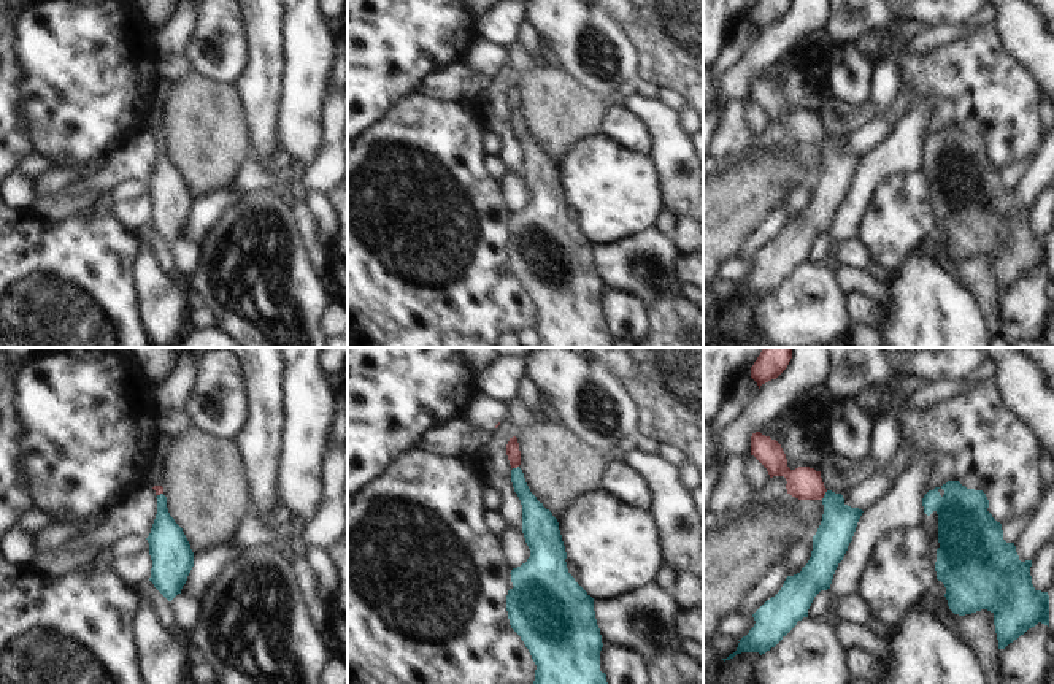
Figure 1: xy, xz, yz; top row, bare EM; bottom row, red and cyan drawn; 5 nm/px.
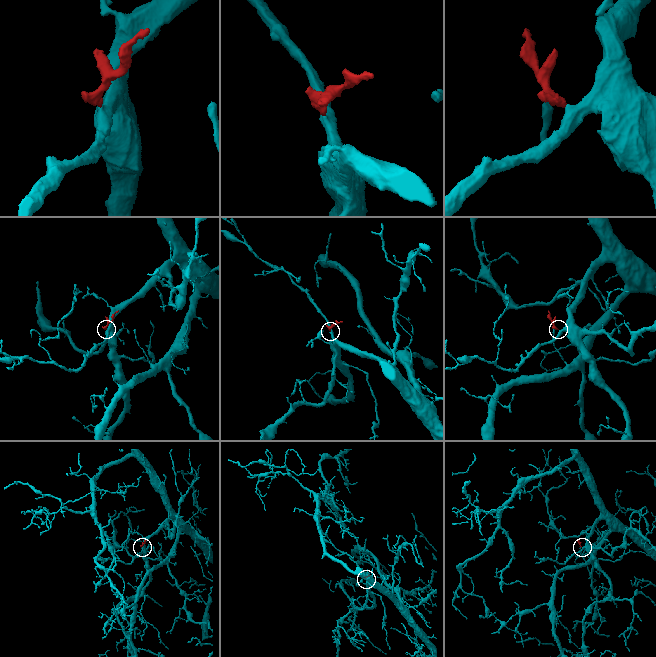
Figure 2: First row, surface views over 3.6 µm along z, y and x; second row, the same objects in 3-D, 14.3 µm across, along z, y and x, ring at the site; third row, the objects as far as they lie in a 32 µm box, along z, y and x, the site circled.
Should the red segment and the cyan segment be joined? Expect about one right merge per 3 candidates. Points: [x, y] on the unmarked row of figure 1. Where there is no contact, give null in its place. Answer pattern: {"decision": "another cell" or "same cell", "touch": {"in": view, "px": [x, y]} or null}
{"decision": "same cell", "touch": {"in": "yz", "px": [824, 138]}}

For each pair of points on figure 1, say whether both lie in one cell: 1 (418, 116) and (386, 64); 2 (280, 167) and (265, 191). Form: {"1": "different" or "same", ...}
{"1": "different", "2": "different"}

